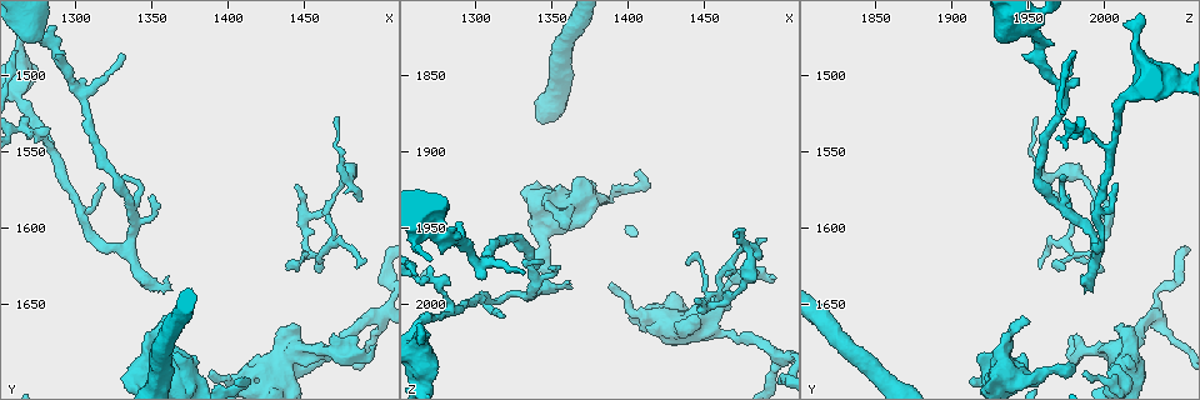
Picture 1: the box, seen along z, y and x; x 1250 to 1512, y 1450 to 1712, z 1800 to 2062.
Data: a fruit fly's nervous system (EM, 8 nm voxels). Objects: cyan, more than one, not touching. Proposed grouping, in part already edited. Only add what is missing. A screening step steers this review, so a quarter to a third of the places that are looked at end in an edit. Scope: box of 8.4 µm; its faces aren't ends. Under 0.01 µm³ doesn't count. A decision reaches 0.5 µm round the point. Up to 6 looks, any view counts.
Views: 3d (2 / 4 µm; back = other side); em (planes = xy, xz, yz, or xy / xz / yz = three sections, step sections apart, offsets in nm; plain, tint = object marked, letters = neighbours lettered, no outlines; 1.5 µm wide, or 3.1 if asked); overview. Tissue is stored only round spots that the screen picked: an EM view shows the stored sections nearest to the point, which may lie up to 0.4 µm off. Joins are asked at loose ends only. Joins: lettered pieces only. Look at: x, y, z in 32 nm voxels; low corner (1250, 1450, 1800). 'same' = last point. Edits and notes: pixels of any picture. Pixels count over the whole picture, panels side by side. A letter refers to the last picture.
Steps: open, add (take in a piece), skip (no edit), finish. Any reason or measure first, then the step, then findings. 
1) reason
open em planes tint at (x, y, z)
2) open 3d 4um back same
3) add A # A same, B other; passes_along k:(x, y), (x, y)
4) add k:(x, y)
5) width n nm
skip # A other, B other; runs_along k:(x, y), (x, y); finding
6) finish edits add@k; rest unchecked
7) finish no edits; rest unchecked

open em planes letters at (1360, 1630, 1984)

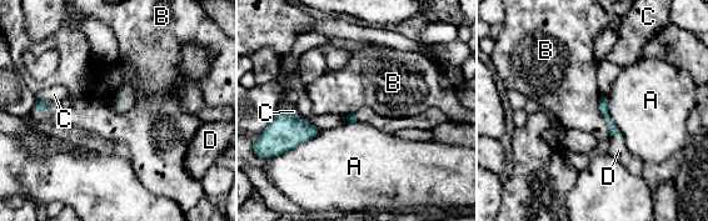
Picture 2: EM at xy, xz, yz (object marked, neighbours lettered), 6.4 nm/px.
add D # A other, B other, C other, D same; passes_along 2:(603, 99), (617, 134), (618, 150); it goes on there

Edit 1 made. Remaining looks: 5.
see it whole again
open overview

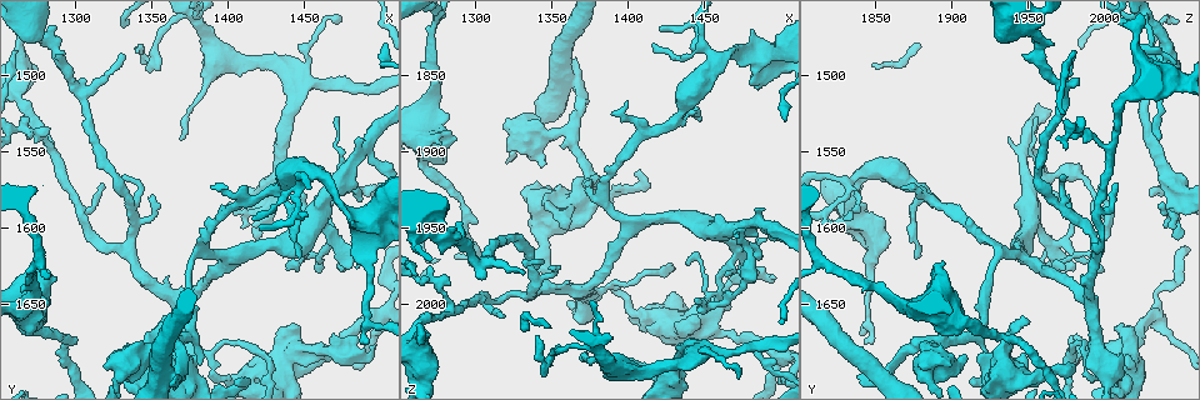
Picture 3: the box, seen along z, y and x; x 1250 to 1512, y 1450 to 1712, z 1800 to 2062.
tapers out
open em xy step 4 letters at (1444, 1574, 1998)

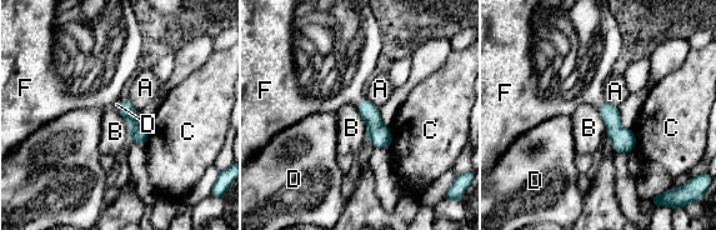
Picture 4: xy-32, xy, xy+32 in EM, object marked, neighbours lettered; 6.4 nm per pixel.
open em planes letters same

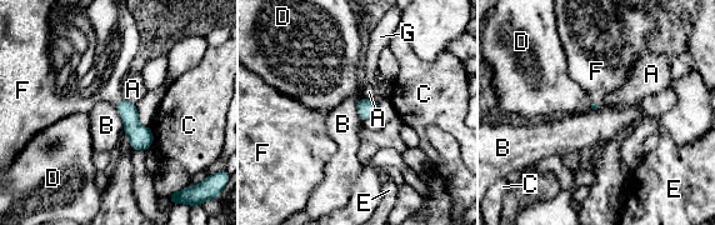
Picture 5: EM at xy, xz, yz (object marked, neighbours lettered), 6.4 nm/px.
add F # A other, B other, C other, D other, E other, F same, G other; it goes on there

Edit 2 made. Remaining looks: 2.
finish edits add@2, add@5; rest unchecked

